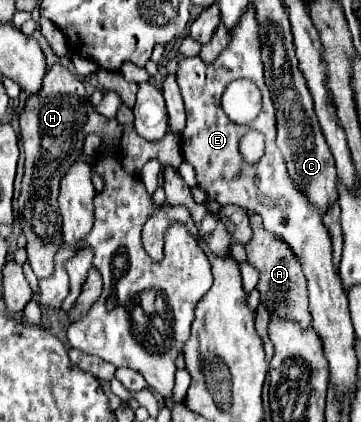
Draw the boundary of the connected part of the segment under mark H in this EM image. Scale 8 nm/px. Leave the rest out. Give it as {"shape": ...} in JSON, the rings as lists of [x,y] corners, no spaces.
{"shape":[[[59,63],[47,71],[41,93],[27,99],[25,109],[19,115],[19,127],[25,151],[25,173],[21,181],[17,219],[27,239],[25,249],[29,265],[39,279],[45,279],[53,275],[55,255],[63,243],[61,215],[57,207],[59,181],[67,169],[83,157],[83,143],[91,131],[103,131],[105,135],[105,129],[115,129],[115,137],[121,137],[123,127],[115,119],[99,115],[87,99],[85,85]]]}

